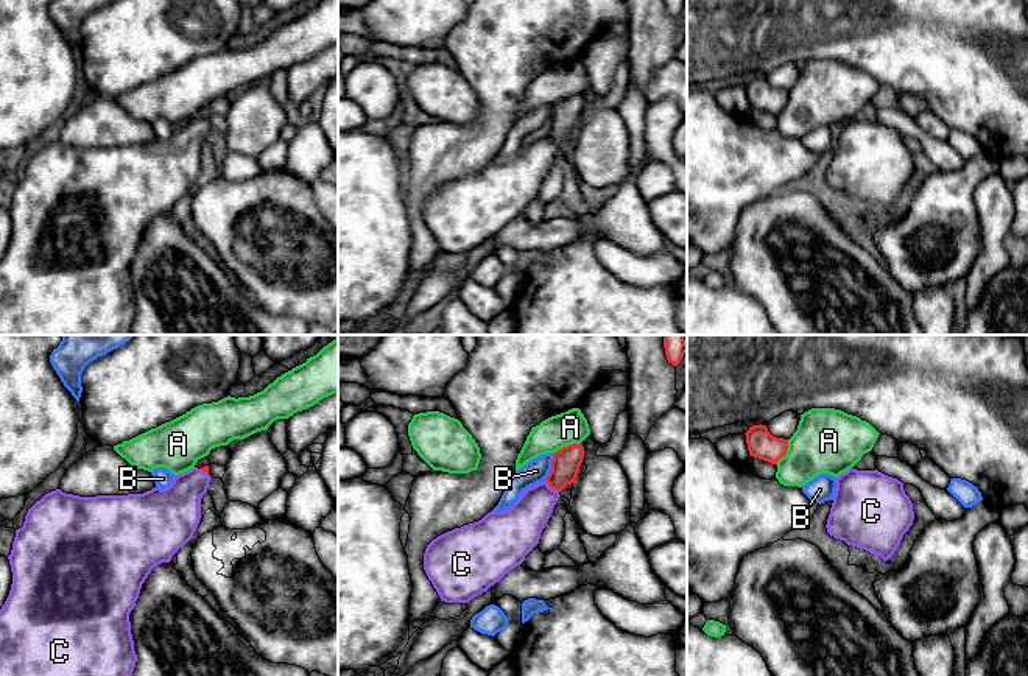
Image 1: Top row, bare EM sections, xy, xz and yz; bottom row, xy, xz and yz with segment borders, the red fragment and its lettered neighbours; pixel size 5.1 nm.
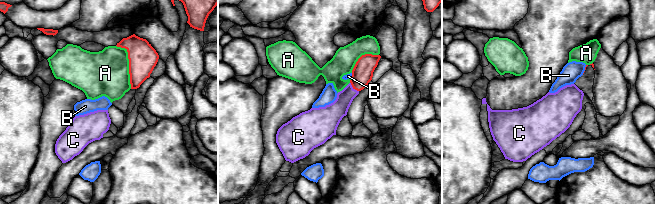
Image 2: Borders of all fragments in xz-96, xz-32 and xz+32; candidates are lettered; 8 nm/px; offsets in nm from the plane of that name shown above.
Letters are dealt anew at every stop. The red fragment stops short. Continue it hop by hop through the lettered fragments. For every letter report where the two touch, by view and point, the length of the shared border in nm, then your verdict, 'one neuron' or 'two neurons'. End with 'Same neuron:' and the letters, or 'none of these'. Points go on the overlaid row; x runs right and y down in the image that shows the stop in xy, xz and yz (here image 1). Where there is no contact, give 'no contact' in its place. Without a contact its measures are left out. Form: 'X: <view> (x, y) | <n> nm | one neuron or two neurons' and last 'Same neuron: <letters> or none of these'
A: xz (567, 446) | 160 nm | two neurons
B: xz (552, 466) | 140 nm | two neurons
C: xz (552, 488) | 100 nm | one neuron
Same neuron: C

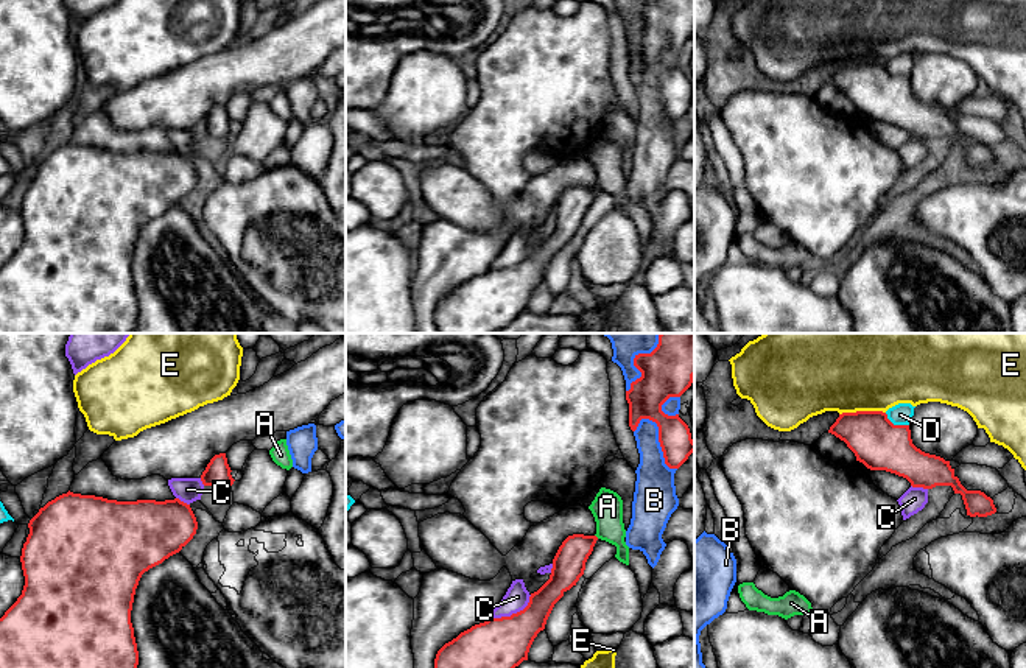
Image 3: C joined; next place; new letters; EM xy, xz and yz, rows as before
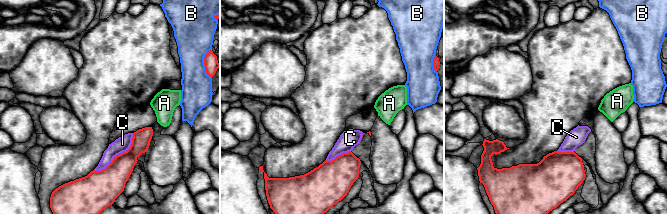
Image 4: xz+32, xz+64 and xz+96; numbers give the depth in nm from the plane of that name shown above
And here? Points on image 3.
A: no contact | two neurons
B: xz (659, 441) | 320 nm | two neurons
C: xz (512, 614) | 240 nm | two neurons
D: yz (895, 425) | 140 nm | two neurons
E: yz (861, 411) | 240 nm | two neurons
Same neuron: none of these

